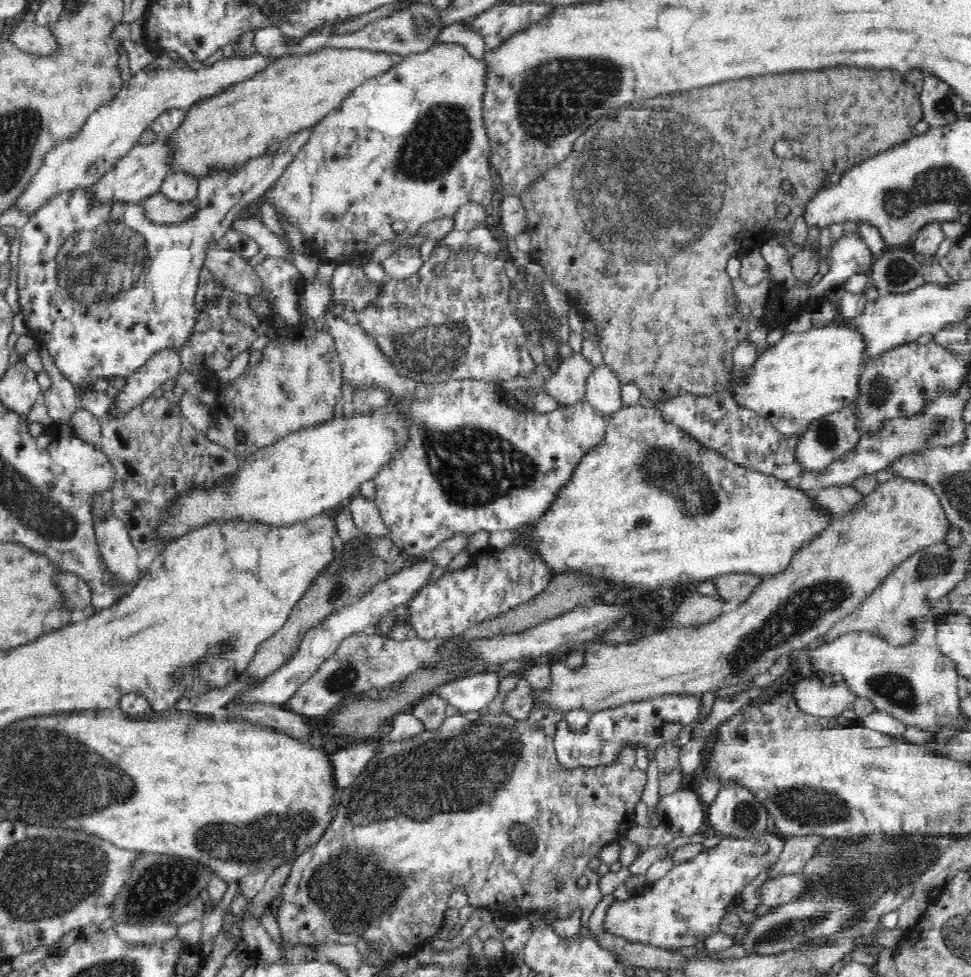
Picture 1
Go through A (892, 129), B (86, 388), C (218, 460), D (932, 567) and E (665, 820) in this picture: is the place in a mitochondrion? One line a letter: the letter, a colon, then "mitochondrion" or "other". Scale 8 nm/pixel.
A: other
B: other
C: other
D: mitochondrion
E: other

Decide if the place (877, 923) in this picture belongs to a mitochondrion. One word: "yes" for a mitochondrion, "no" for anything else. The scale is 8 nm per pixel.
no

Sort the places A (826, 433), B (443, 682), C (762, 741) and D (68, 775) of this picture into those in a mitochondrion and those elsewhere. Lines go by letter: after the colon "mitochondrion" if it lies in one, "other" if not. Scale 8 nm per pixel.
A: mitochondrion
B: other
C: other
D: mitochondrion

